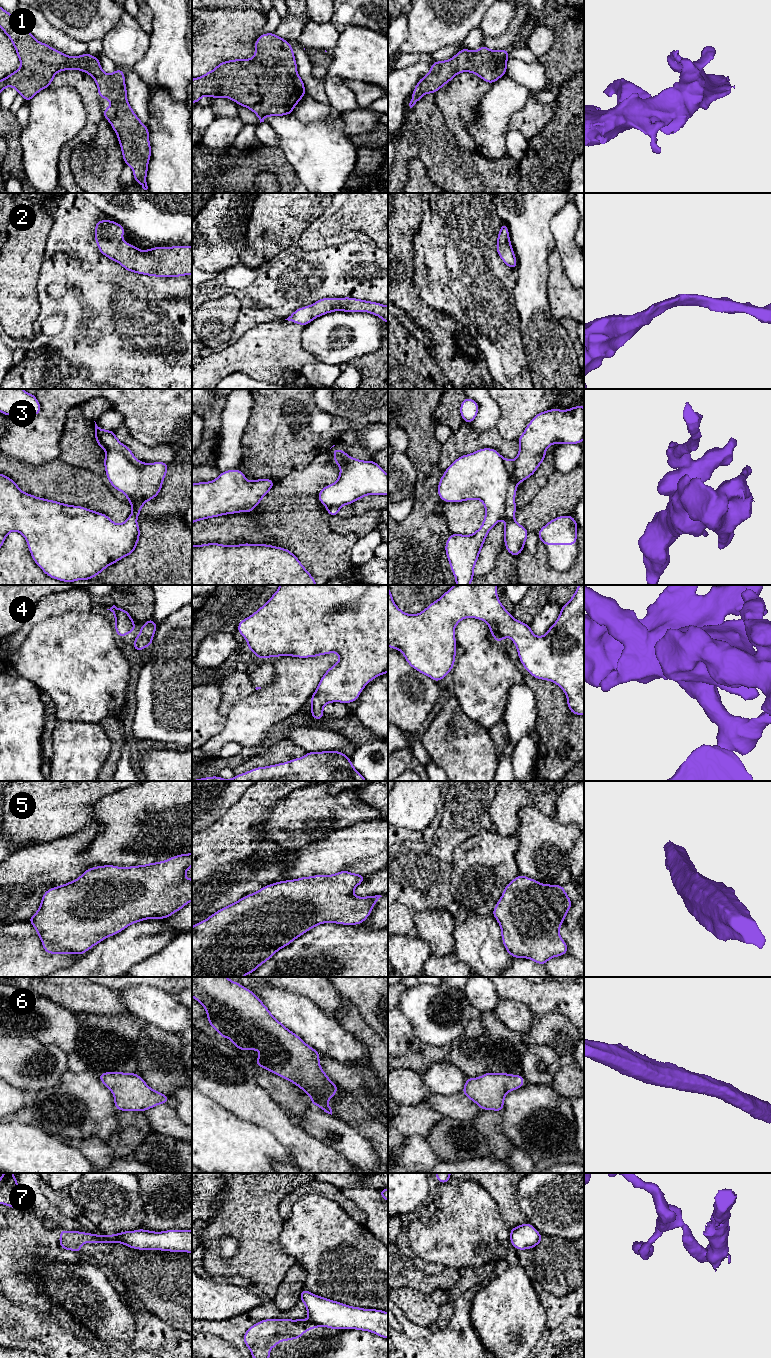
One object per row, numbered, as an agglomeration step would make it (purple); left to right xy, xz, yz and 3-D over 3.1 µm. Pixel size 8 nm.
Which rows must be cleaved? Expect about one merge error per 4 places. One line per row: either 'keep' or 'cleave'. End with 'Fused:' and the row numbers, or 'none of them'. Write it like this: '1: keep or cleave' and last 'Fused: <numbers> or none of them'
1: keep
2: keep
3: cleave
4: keep
5: keep
6: keep
7: cleave
Fused: 3, 7

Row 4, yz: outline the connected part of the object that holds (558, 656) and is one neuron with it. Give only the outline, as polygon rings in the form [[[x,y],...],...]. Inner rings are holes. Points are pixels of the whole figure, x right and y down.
[[[454,585],[438,600],[416,615],[401,611],[396,606],[388,587],[388,646],[400,650],[412,668],[435,682],[445,678],[453,669],[457,647],[454,630],[464,618],[476,618],[487,622],[493,639],[499,643],[502,643],[504,637],[510,637],[525,670],[536,679],[557,684],[567,696],[567,705],[571,713],[584,716],[584,585],[578,586],[572,598],[561,607],[556,622],[544,636],[540,637],[533,634],[528,624],[514,619],[504,608],[497,596],[497,585]]]

